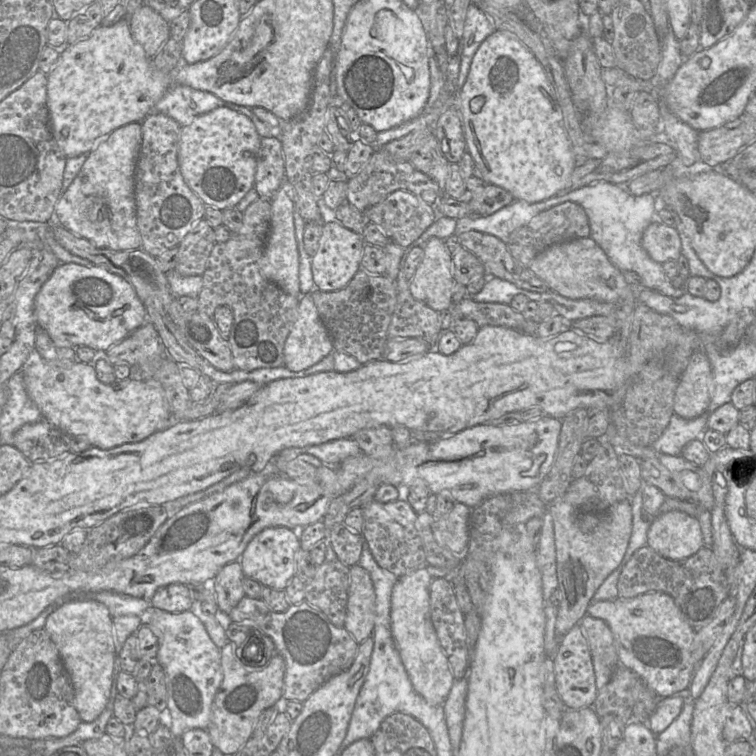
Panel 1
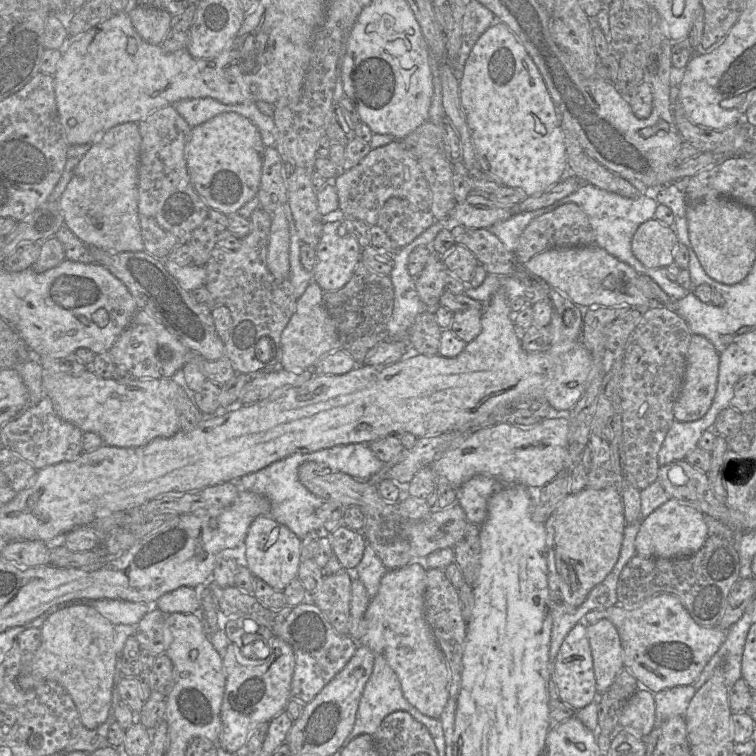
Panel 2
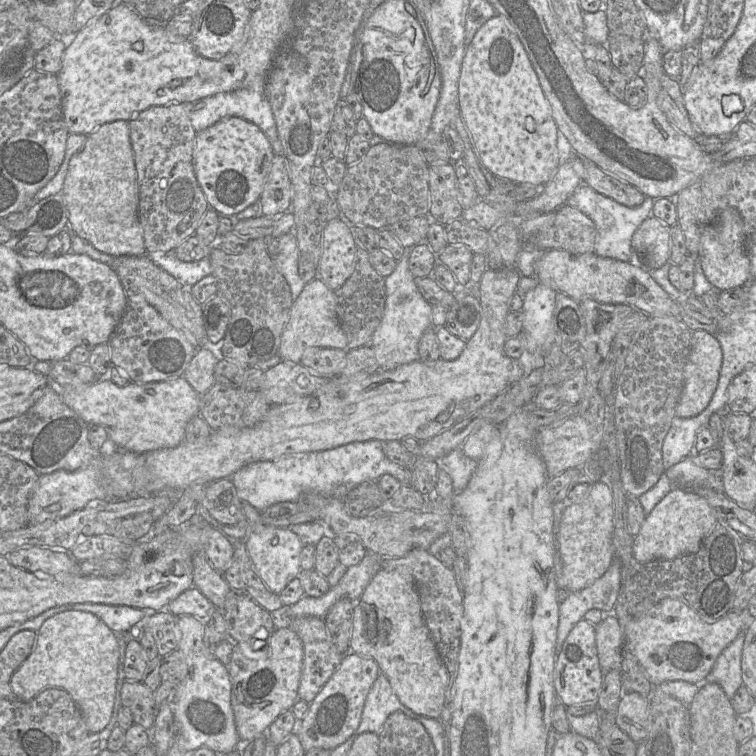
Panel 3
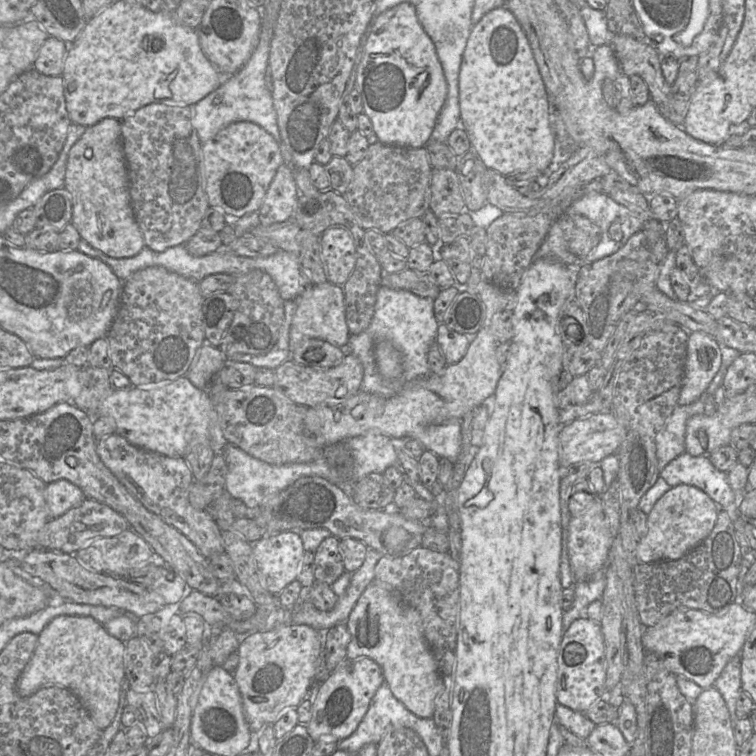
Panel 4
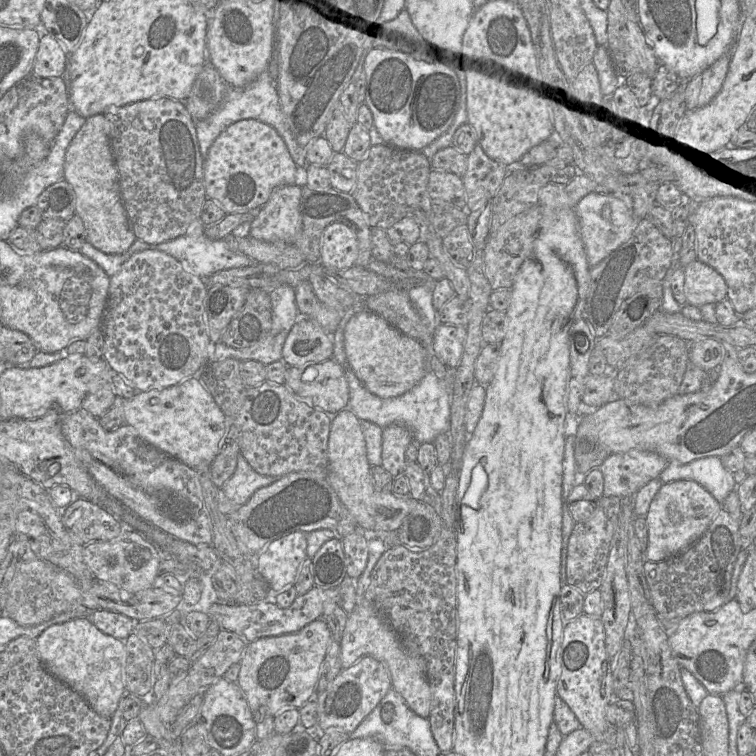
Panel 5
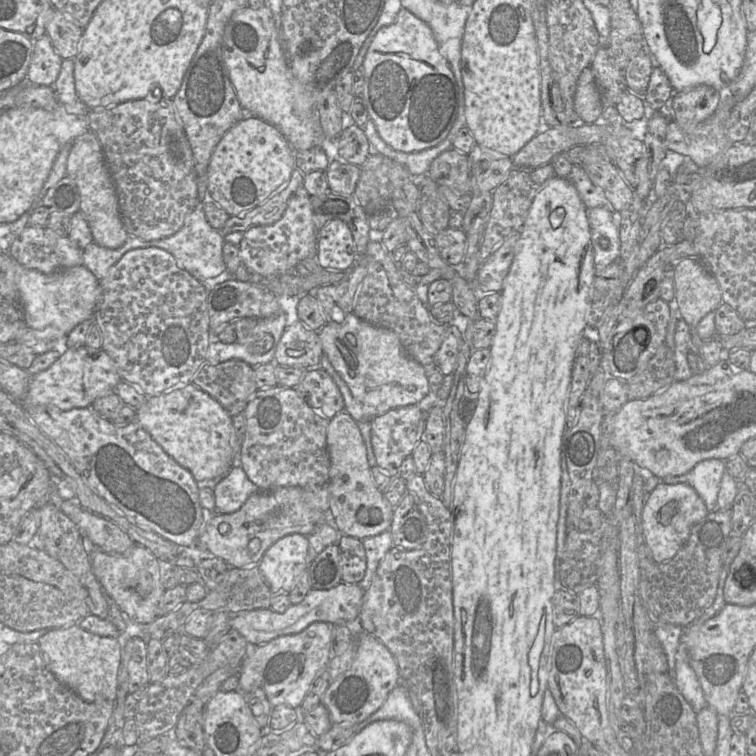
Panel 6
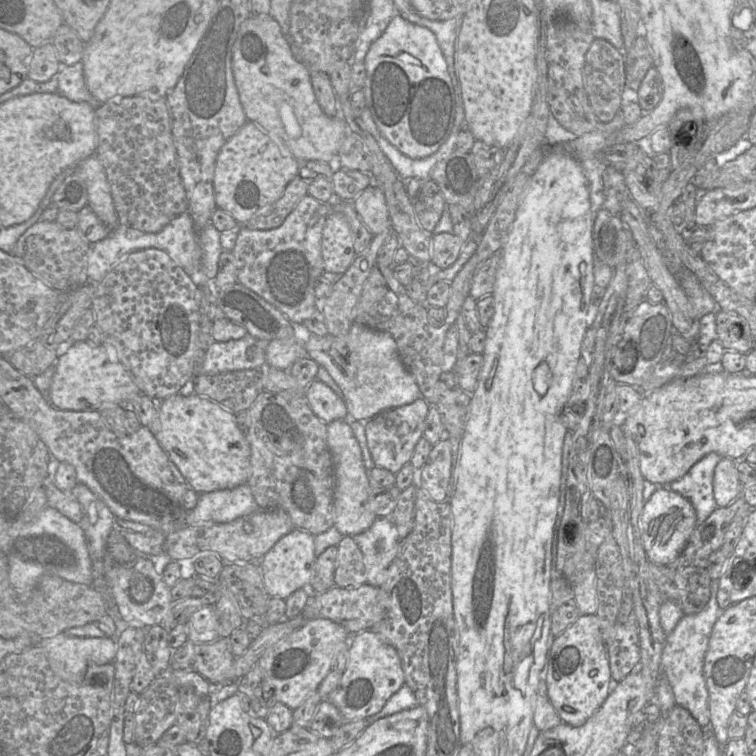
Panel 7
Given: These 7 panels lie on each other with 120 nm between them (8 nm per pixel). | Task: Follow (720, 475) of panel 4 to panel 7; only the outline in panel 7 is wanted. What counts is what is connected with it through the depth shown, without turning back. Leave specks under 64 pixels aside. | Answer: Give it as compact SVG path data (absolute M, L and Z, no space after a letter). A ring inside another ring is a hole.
M712 452L696 462L680 479L668 487L688 499L696 512L697 524L718 508L713 495L714 470L722 456Z

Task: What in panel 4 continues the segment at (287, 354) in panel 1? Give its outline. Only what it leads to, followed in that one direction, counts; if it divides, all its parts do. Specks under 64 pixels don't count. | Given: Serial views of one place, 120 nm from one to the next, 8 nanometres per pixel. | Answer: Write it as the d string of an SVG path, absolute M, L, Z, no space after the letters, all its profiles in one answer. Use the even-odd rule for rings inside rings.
M325 282L314 285L312 290L298 298L289 333L290 354L304 339L318 338L339 348L346 348L349 337L350 333L345 320L343 286Z

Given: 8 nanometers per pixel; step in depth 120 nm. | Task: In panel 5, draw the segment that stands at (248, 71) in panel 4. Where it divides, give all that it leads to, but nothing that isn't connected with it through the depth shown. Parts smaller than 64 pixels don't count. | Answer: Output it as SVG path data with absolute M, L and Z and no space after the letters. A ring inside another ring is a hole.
M268 71L261 73L253 82L244 88L235 89L228 87L221 105L207 118L195 122L197 140L204 162L209 148L218 136L228 126L243 119L256 119L272 126L283 138L294 163L299 167L306 168L308 166L305 158L305 149L297 143L285 122L280 106L276 81L273 80Z

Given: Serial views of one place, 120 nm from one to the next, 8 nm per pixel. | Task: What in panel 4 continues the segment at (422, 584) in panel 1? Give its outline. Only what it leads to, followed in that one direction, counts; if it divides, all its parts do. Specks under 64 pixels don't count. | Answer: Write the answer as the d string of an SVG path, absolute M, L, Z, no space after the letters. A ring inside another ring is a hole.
M373 580L359 597L346 620L350 634L347 658L368 657L382 669L392 694L413 714L432 718L435 698L443 688L442 676L422 629L419 613L402 602L386 584Z

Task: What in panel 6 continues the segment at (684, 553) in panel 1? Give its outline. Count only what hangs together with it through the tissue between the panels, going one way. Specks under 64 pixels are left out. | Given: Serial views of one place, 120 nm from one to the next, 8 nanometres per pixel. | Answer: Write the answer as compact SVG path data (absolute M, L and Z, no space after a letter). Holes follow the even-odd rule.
M664 482L658 484L654 490L647 495L642 512L643 533L654 561L656 563L663 563L671 560L688 540L693 526L705 518L708 513L709 511L704 501L690 485L685 483L671 485Z

